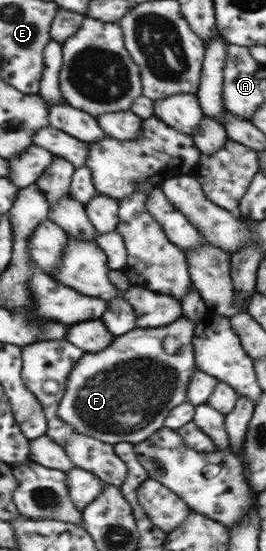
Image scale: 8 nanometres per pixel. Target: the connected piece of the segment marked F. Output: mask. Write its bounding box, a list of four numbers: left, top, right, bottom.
[57,314,199,445]

